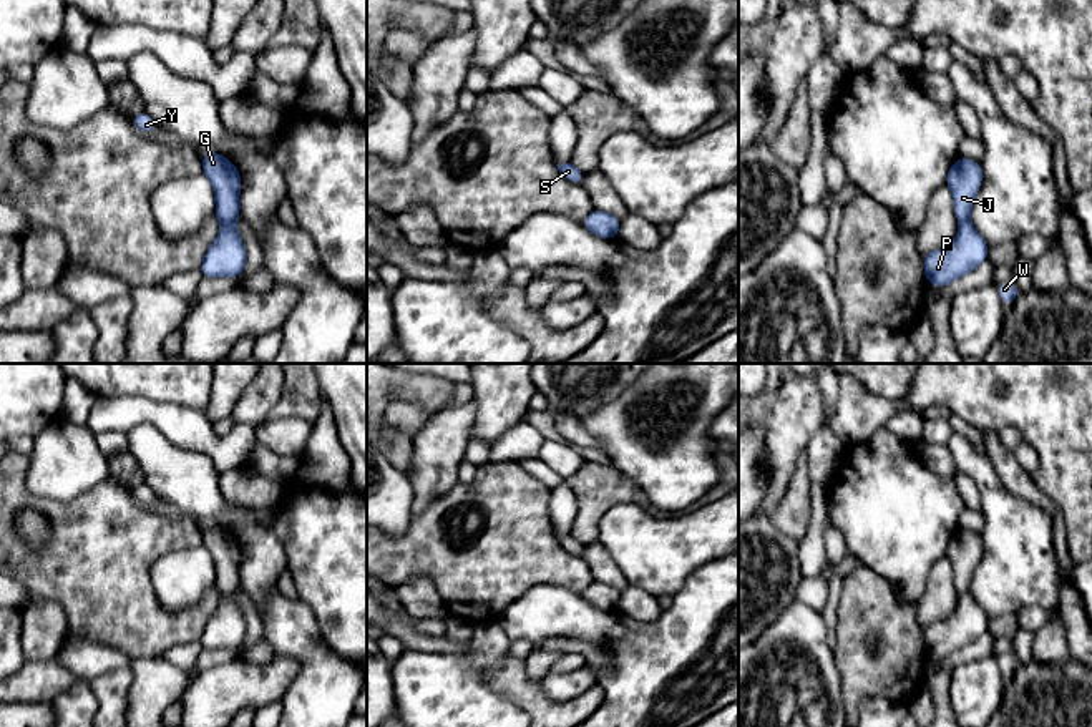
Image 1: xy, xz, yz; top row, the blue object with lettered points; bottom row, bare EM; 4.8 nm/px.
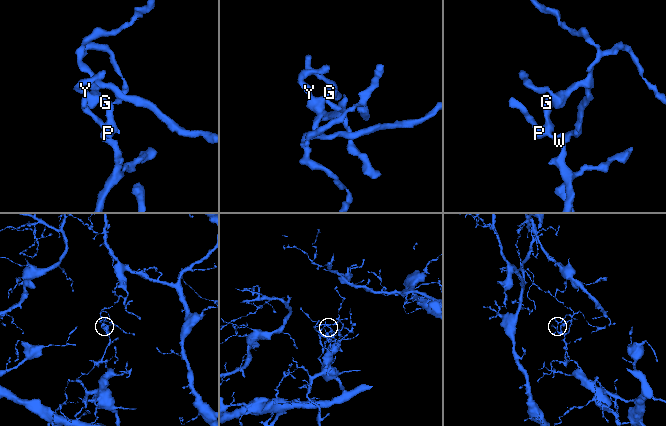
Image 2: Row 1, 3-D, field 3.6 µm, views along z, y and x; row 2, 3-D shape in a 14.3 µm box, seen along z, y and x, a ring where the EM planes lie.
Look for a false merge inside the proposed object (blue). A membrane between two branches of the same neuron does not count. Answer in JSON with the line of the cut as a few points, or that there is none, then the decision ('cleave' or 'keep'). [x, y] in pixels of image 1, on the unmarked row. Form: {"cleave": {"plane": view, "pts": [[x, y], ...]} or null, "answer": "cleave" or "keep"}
{"cleave": null, "answer": "keep"}

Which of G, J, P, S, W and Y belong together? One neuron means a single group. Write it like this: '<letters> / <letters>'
G J P S W Y

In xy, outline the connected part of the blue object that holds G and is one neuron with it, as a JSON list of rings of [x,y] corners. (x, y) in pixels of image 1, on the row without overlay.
[[[207,523],[202,525],[202,546],[207,548],[214,559],[214,586],[221,593],[221,601],[216,612],[209,617],[199,642],[202,649],[229,647],[239,651],[247,631],[242,609],[234,594],[241,586],[239,541],[226,528]]]

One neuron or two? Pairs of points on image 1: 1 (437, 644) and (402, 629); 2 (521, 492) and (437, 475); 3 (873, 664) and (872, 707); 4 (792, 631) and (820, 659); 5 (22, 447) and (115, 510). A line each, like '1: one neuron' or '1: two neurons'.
1: one neuron
2: two neurons
3: two neurons
4: one neuron
5: two neurons

